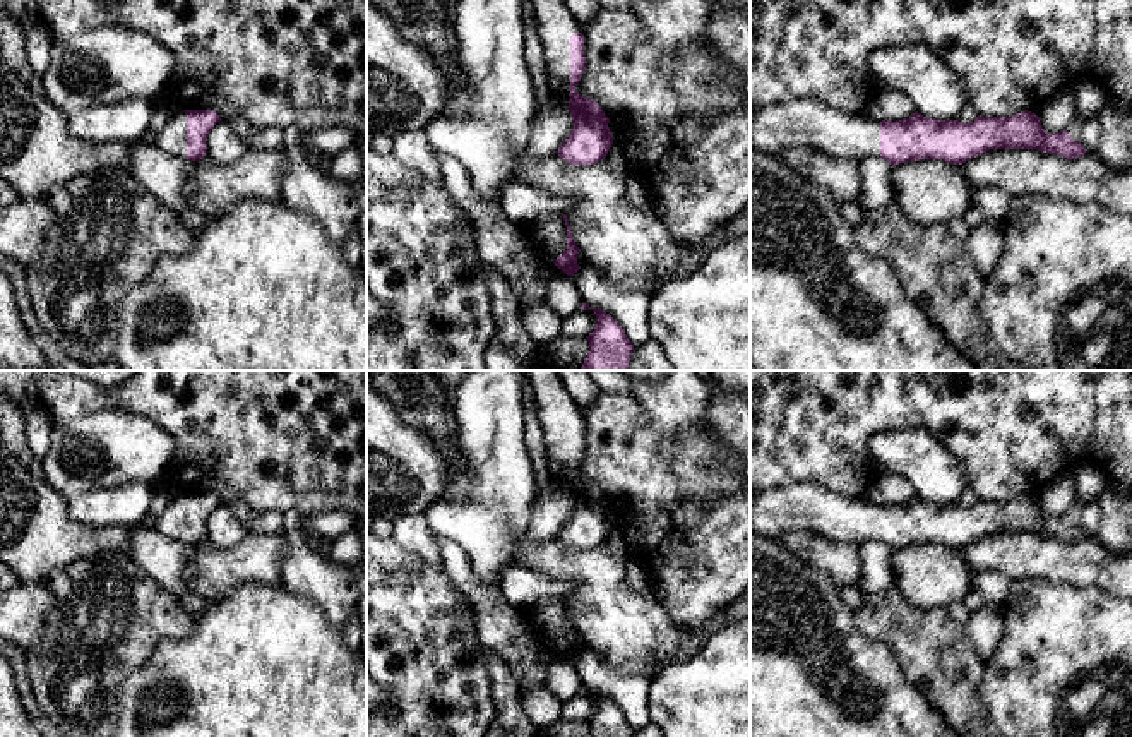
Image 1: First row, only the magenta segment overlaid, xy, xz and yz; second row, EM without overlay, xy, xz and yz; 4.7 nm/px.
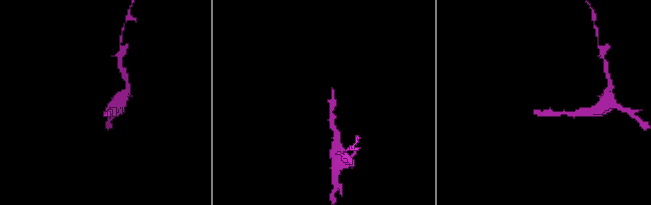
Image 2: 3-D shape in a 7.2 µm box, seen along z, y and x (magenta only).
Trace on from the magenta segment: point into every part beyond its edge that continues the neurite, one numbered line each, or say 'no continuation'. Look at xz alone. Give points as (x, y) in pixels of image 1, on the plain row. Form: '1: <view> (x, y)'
1: xz (555, 408)

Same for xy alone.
1: xy (172, 523)

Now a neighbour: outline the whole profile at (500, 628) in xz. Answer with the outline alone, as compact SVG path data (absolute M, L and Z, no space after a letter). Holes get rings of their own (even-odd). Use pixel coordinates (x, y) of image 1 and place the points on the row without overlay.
M437 536L442 571L471 603L478 641L510 668L521 694L545 684L551 653L529 632L522 610L509 605L500 588L480 583L462 547Z

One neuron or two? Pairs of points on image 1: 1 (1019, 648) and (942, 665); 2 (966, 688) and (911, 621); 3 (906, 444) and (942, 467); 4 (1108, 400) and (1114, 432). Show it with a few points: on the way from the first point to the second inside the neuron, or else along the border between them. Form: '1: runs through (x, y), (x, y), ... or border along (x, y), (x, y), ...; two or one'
1: border along (985, 664), (980, 684), (983, 703); two
2: runs through (949, 671), (922, 638); one
3: runs through (915, 453), (934, 467); one
4: runs through (1114, 408), (1114, 424); one

